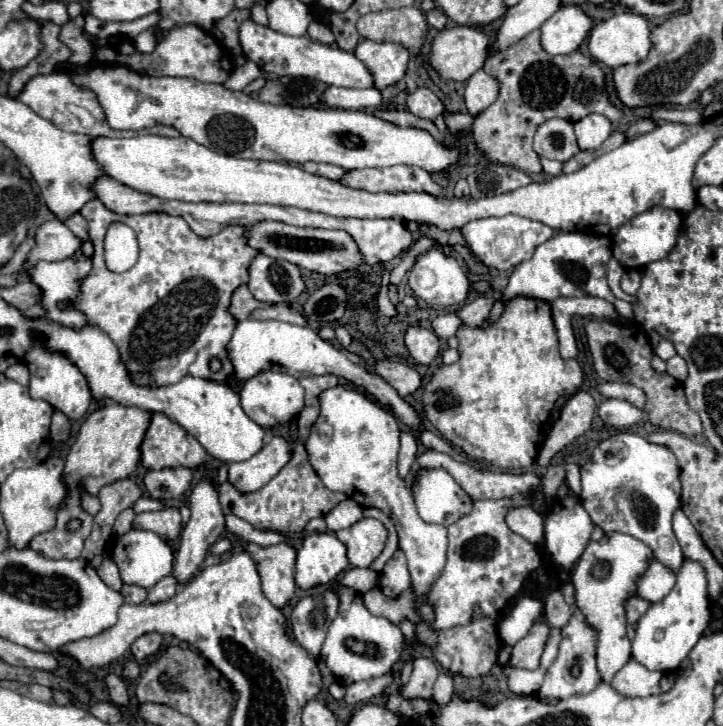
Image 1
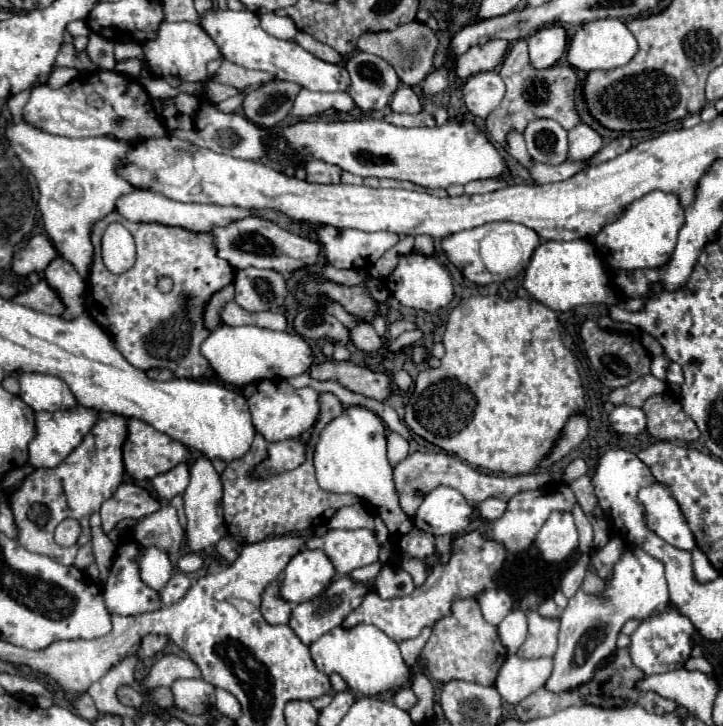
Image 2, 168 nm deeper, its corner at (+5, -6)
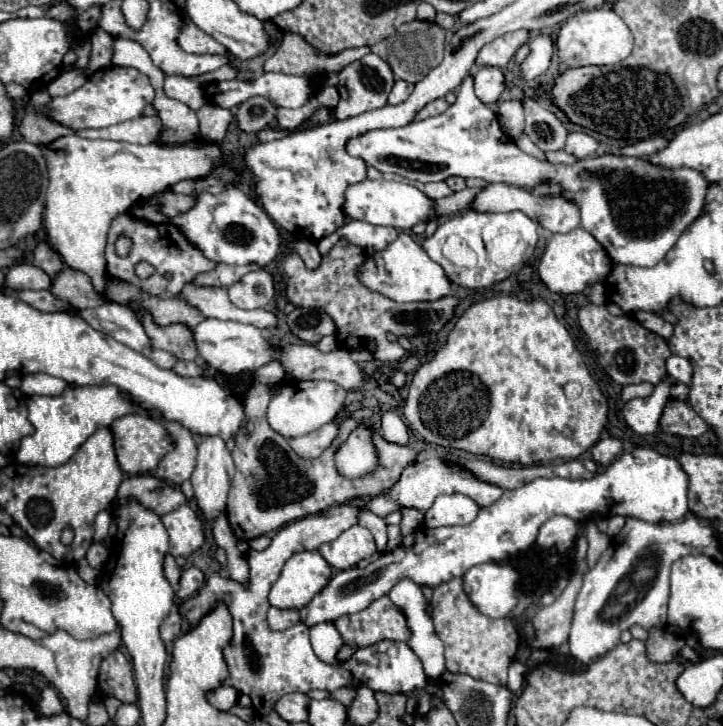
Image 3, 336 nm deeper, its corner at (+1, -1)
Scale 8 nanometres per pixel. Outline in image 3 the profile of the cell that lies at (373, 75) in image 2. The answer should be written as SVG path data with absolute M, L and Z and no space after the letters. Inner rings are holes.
M369 53L363 59L347 65L343 71L337 73L337 77L339 77L339 83L337 83L339 105L333 109L335 119L349 119L349 117L365 113L365 111L385 107L387 105L387 95L389 95L389 91L395 83L389 65L375 53Z

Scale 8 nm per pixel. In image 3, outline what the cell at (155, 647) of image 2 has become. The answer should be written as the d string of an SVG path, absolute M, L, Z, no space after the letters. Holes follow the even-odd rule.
M173 607L171 613L167 615L167 619L165 619L163 625L161 625L161 637L163 637L163 641L165 641L165 643L173 641L173 639L181 633L181 629L183 629L183 617L181 617L179 609Z

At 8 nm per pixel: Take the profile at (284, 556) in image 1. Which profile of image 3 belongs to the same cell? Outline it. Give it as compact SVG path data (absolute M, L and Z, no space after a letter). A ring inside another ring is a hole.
M271 607L269 613L267 613L267 621L269 621L269 627L273 631L283 631L283 629L289 629L295 623L299 623L299 611Z

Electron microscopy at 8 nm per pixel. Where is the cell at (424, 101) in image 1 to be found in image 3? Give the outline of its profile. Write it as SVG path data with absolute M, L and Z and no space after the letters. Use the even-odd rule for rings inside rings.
M397 79L395 85L393 85L393 89L391 89L391 93L389 93L389 103L391 103L391 105L403 103L403 101L411 95L411 91L413 91L413 85L411 85L411 83Z

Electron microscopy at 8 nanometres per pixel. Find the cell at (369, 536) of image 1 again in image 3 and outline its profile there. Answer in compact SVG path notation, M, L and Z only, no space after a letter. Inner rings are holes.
M353 525L351 529L343 531L335 541L319 547L321 557L339 571L355 567L361 559L373 555L375 551L377 549L371 531L361 525Z

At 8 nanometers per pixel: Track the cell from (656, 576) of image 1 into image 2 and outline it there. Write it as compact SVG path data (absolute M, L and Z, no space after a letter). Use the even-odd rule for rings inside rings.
M627 546L623 558L613 566L613 578L607 580L607 590L603 596L589 596L579 590L569 598L559 622L559 646L553 656L553 674L545 682L549 692L569 692L587 684L597 666L615 650L617 634L629 618L649 618L665 610L669 604L667 582L663 576L663 564L637 546Z

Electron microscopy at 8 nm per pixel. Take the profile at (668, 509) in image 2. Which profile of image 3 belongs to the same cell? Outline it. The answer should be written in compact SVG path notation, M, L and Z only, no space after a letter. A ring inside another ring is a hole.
M635 449L631 453L623 453L621 457L617 457L603 473L597 473L591 479L583 479L583 481L573 481L573 479L561 479L561 477L553 477L553 479L535 479L519 489L513 491L505 491L501 495L501 499L489 507L481 507L477 519L469 525L463 527L437 527L437 529L429 529L429 527L421 527L415 533L415 543L411 547L403 547L399 545L395 551L387 551L383 553L377 561L373 561L371 565L367 565L365 569L359 567L351 567L345 571L339 571L331 577L331 581L313 597L313 601L303 607L301 613L301 621L311 627L317 623L325 623L325 621L335 621L341 615L349 615L349 613L357 613L363 611L365 607L369 607L375 599L389 595L391 587L395 583L399 583L401 579L411 579L417 585L427 585L427 587L437 587L453 577L463 577L463 573L467 569L471 569L473 565L481 565L487 561L505 561L525 549L529 549L535 543L535 533L539 531L539 525L543 525L543 521L547 521L547 517L553 515L567 515L571 517L575 523L585 525L589 521L595 519L595 515L599 517L613 517L613 515L621 515L621 517L637 517L643 521L651 521L651 523L675 523L681 521L685 517L687 509L687 485L689 485L689 477L683 471L683 467L679 465L677 459L667 457L657 453L655 449Z

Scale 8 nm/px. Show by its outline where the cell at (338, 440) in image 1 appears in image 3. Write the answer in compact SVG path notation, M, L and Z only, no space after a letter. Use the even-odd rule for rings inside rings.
M361 423L347 439L345 445L339 447L335 453L335 463L339 473L345 477L363 477L371 471L375 471L377 457L375 447L371 445L371 429L369 425Z

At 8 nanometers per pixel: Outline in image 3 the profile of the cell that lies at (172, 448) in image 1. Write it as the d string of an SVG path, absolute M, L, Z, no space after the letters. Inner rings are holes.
M129 413L127 417L121 417L111 423L111 433L113 433L113 445L115 445L115 455L119 461L119 467L127 475L143 475L151 473L161 457L171 451L171 437L163 429L161 423L157 423L151 417L139 415L139 413Z

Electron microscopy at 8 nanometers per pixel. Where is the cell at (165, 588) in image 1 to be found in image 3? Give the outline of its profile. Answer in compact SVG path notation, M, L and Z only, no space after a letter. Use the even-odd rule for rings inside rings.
M189 567L189 569L185 569L181 573L181 581L179 581L177 595L181 599L187 599L187 597L195 595L203 587L203 583L205 583L205 575L197 567Z

